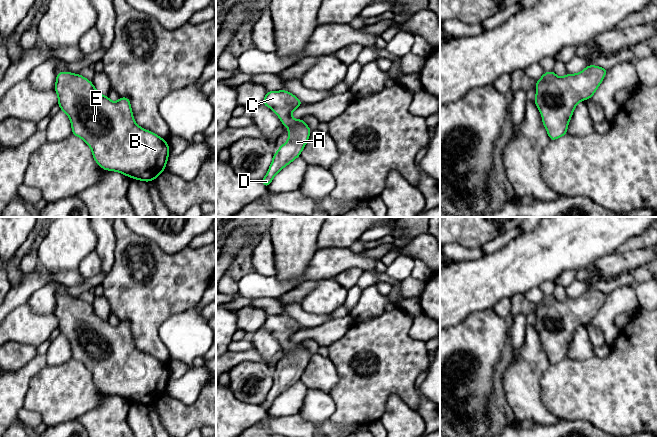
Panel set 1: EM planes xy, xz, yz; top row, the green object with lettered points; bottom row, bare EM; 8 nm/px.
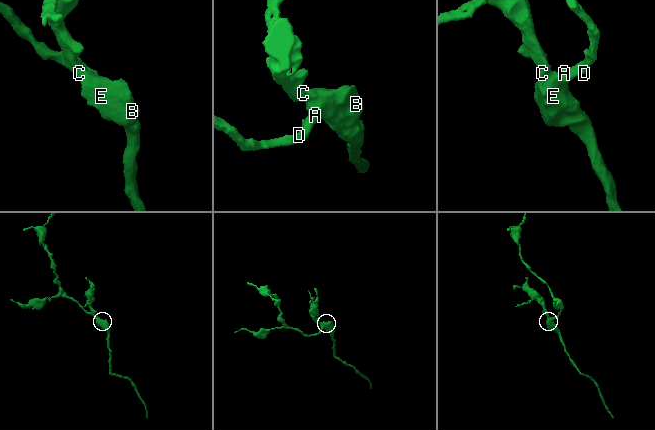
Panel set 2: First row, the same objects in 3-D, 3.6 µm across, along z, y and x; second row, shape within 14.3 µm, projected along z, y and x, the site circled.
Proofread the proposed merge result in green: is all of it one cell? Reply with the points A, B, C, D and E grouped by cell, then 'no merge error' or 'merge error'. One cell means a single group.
A B C D E | no merge error

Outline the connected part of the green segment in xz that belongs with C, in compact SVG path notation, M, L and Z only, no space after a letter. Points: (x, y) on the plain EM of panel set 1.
M286 314L269 315L266 316L262 327L276 337L283 350L291 352L286 356L289 360L288 365L279 371L276 378L273 377L272 387L266 400L261 405L268 412L275 399L300 380L309 363L311 354L304 347L304 343L297 344L291 341L292 335L303 328L292 317Z

